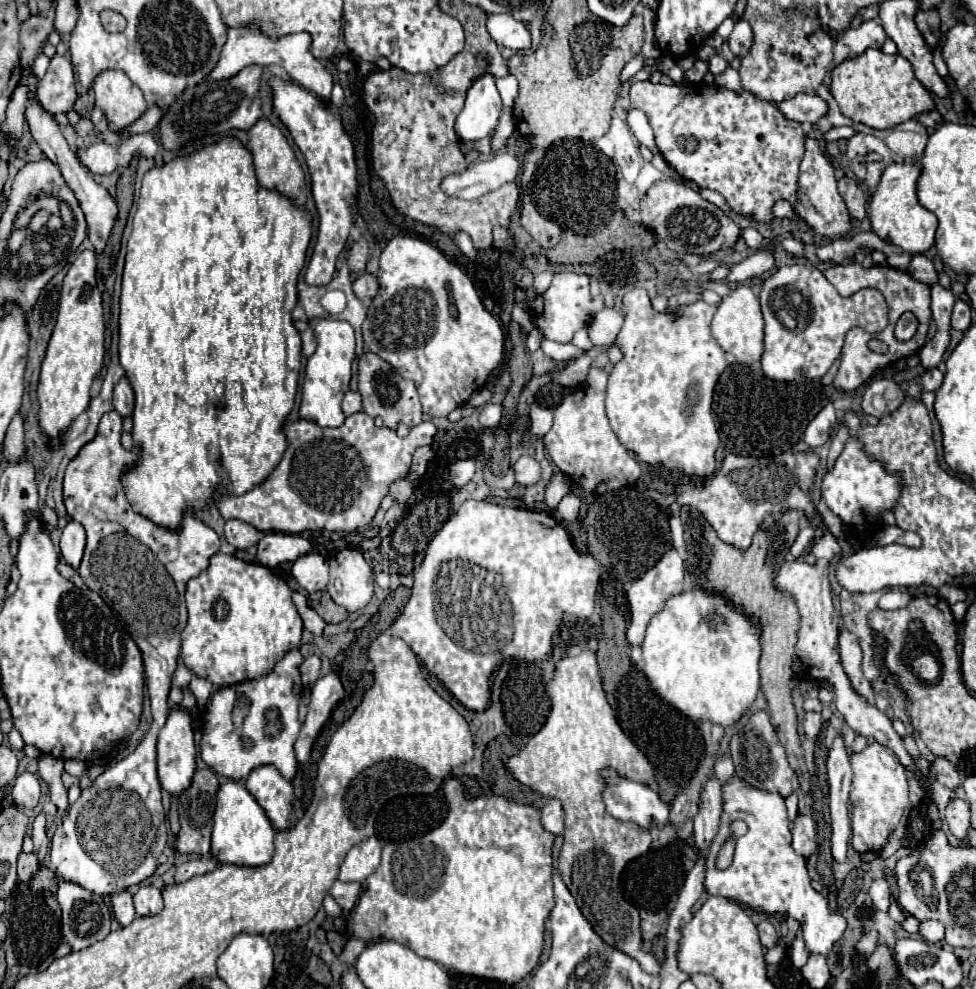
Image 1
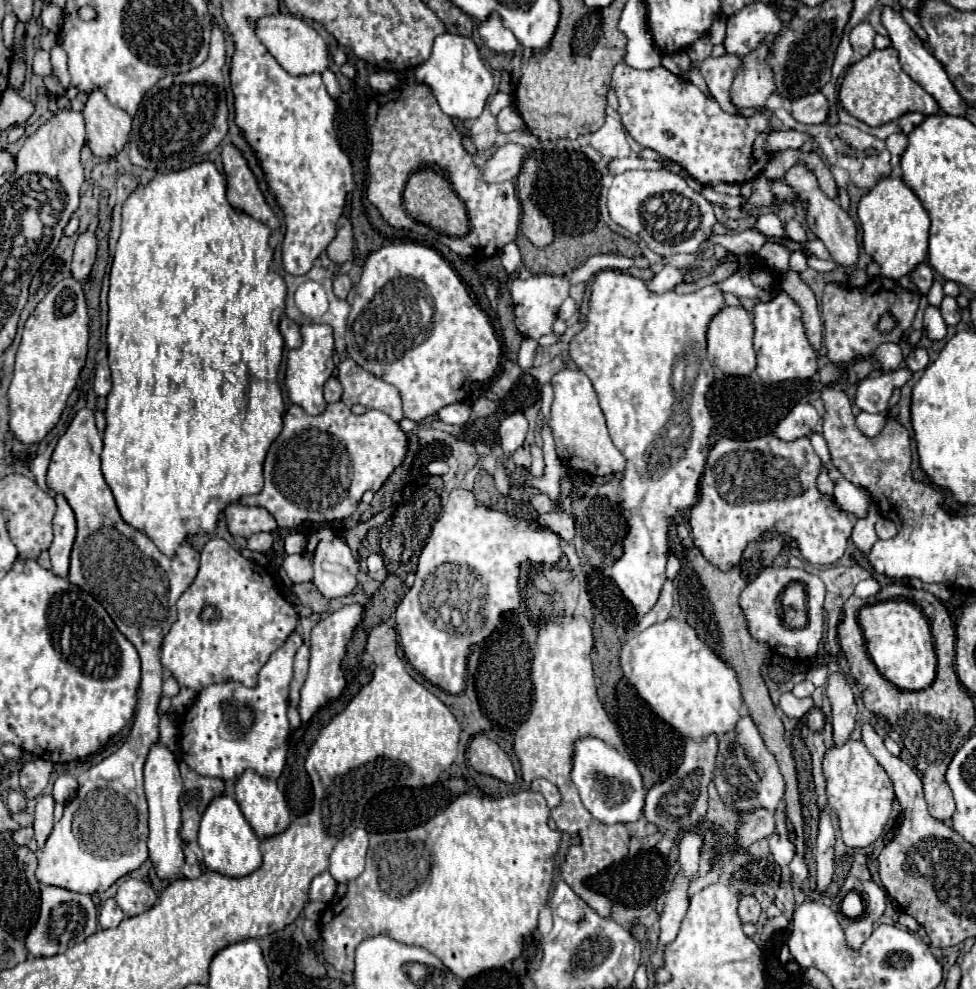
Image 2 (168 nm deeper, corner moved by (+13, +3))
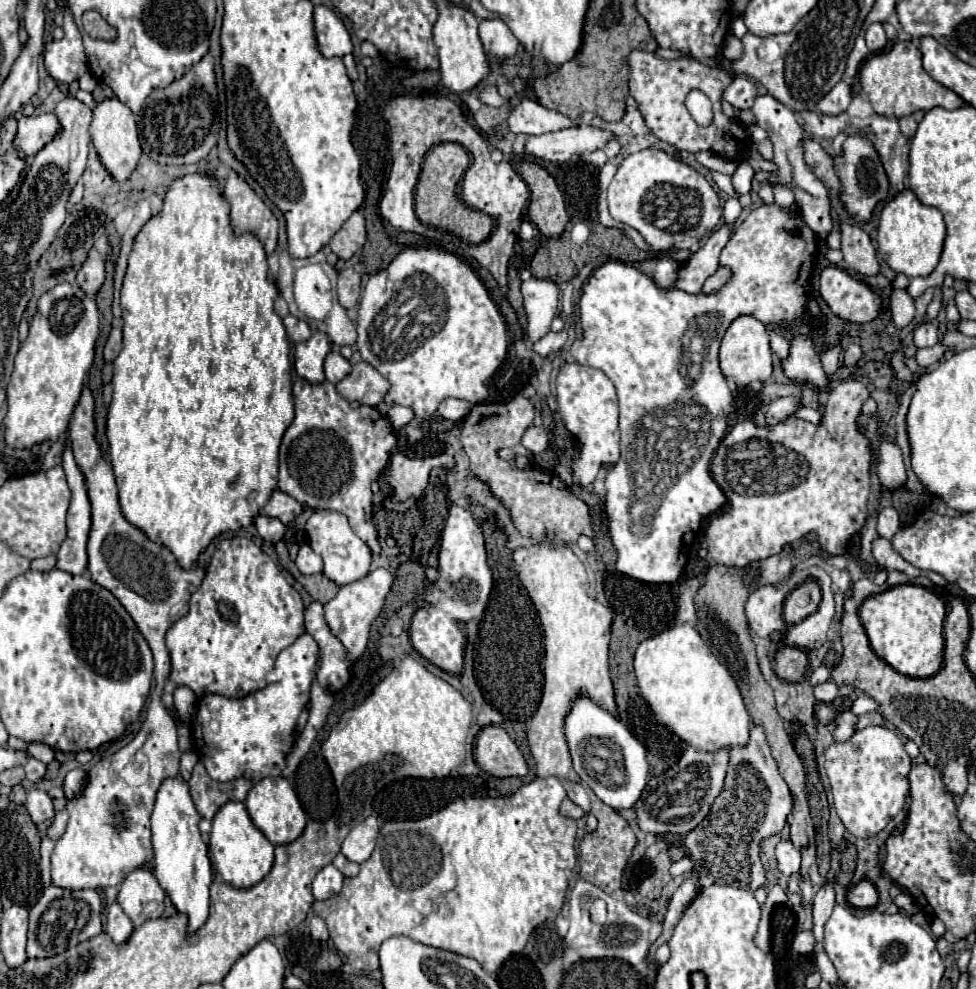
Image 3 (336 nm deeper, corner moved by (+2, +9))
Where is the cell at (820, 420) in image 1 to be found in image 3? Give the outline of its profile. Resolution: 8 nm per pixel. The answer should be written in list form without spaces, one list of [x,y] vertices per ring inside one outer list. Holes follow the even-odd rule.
[[[783,397],[783,399],[773,399],[769,405],[767,405],[767,413],[765,413],[765,421],[767,425],[777,425],[781,421],[785,421],[797,407],[801,405],[799,399],[793,399],[793,397]]]

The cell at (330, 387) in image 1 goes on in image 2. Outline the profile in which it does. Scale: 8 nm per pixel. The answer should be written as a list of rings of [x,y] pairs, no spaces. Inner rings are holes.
[[[306,323],[302,325],[302,345],[288,353],[286,363],[286,391],[294,405],[300,405],[308,415],[320,415],[328,403],[324,401],[324,383],[334,371],[334,333],[330,325]]]

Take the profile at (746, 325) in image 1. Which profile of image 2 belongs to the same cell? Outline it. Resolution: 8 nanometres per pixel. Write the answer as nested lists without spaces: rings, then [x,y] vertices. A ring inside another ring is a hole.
[[[724,307],[716,317],[712,317],[708,325],[708,361],[716,365],[726,375],[740,375],[746,377],[756,367],[756,355],[752,349],[752,317],[744,307]]]

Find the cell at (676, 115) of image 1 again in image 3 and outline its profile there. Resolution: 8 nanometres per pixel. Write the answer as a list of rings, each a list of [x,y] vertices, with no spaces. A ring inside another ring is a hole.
[[[631,51],[629,55],[631,79],[629,93],[635,97],[639,111],[651,129],[661,141],[673,145],[679,151],[713,151],[725,155],[727,159],[735,159],[747,147],[747,131],[741,123],[733,123],[721,111],[721,93],[729,85],[729,75],[723,69],[707,67],[693,59],[659,59],[655,53],[647,51]],[[693,89],[705,91],[705,95],[713,103],[713,123],[701,127],[693,121],[685,107],[685,95]]]

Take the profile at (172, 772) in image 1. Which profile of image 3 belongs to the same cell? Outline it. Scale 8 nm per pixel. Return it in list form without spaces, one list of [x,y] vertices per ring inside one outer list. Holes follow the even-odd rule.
[[[165,779],[155,803],[155,815],[151,815],[153,831],[153,873],[167,893],[175,909],[187,915],[187,933],[193,935],[209,917],[209,885],[213,881],[211,861],[207,855],[207,845],[197,829],[201,815],[197,813],[189,787],[183,779]]]

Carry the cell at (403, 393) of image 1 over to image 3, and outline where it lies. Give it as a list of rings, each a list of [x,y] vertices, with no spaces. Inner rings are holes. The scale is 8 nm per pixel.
[[[359,361],[357,365],[353,365],[353,371],[337,383],[337,391],[347,401],[375,407],[389,391],[389,381],[379,375],[379,371],[369,363]]]

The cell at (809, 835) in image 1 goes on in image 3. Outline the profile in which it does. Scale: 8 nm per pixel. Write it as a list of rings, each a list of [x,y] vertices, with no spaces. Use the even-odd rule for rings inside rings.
[[[779,841],[775,853],[777,853],[777,869],[779,869],[783,875],[799,873],[801,853],[799,853],[799,849],[793,847],[791,841]]]

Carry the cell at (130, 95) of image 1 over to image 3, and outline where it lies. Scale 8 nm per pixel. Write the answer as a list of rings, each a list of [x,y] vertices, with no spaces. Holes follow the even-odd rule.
[[[117,97],[105,99],[99,103],[93,111],[93,121],[91,121],[91,139],[93,147],[97,149],[101,165],[109,171],[109,175],[123,183],[131,177],[133,169],[137,167],[137,161],[141,157],[141,143],[139,143],[139,133],[137,133],[137,123],[135,115],[127,105],[123,105]]]

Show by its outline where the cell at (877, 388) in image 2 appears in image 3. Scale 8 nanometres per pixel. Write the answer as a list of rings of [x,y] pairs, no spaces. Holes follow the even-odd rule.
[[[941,341],[935,347],[925,347],[925,349],[917,349],[917,361],[921,367],[933,367],[935,363],[939,363],[939,359],[947,353],[947,345],[943,345]]]

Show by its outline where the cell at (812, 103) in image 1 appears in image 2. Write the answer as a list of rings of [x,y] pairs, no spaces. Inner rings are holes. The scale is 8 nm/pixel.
[[[820,91],[808,97],[796,97],[792,101],[792,117],[800,123],[818,125],[826,121],[826,115],[828,115],[828,101]]]

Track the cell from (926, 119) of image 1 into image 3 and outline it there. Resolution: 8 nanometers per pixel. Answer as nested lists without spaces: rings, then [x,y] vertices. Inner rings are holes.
[[[915,111],[915,113],[911,113],[911,115],[907,115],[907,117],[901,117],[899,119],[899,127],[901,127],[901,133],[905,135],[905,137],[913,137],[915,135],[915,131],[917,131],[917,125],[919,125],[919,121],[923,119],[923,111]]]

